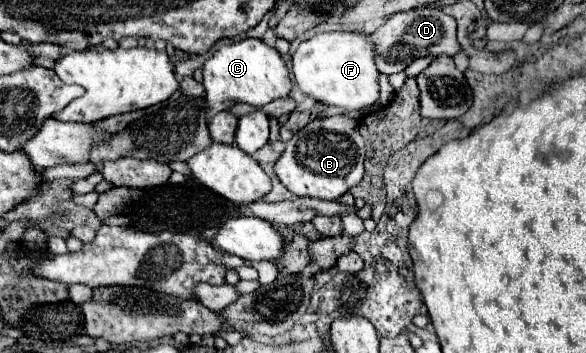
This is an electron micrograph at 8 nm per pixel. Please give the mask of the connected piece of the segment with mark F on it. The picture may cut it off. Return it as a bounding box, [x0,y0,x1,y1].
[292,32,378,112]

